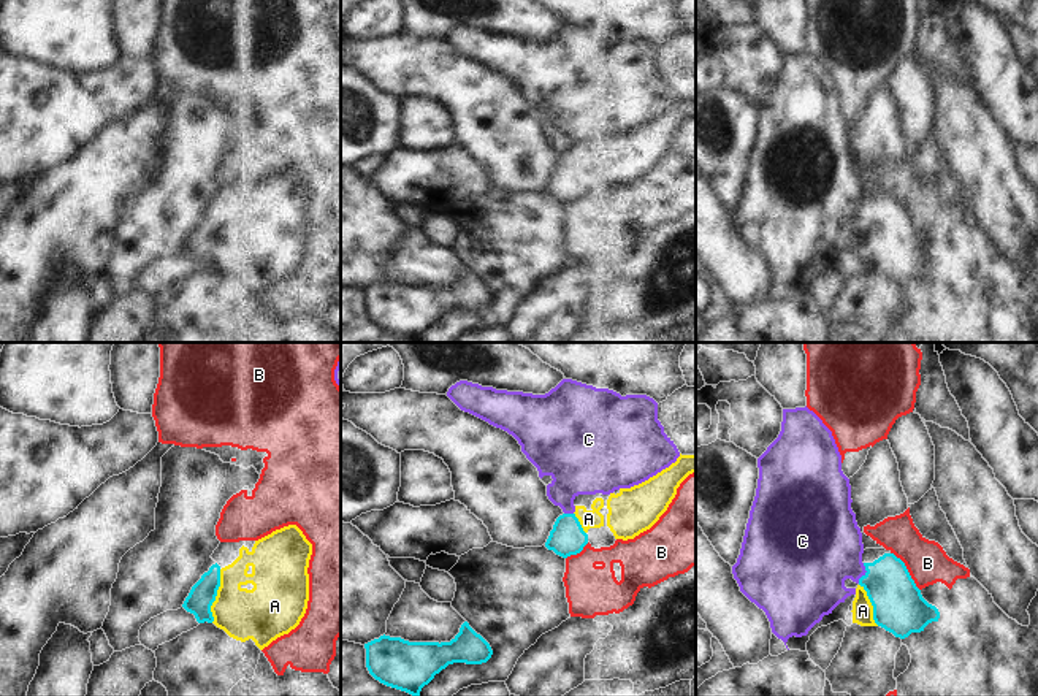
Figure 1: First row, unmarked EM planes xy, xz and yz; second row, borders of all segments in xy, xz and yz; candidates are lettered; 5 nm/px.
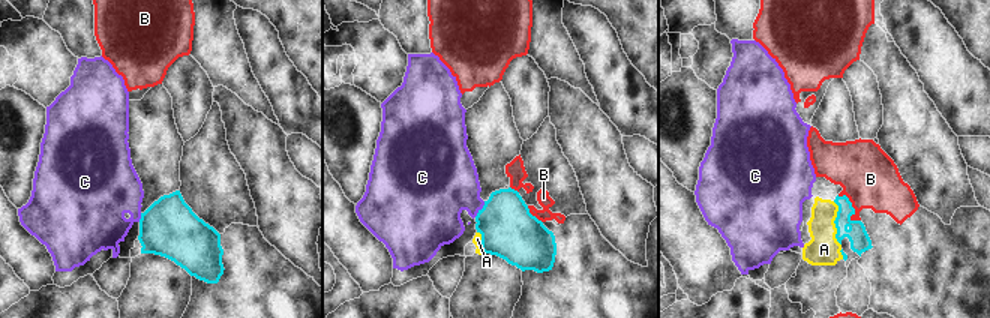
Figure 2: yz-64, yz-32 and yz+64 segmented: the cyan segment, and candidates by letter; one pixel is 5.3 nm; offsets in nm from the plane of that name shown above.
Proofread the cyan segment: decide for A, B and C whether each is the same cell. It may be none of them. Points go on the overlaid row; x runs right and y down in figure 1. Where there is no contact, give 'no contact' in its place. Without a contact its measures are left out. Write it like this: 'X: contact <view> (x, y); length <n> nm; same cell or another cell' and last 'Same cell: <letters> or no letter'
A: contact xy (216, 595); length 280 nm; same cell
B: contact yz (907, 571); length 240 nm; another cell
C: contact yz (866, 573); length 110 nm; another cell
Same cell: A

